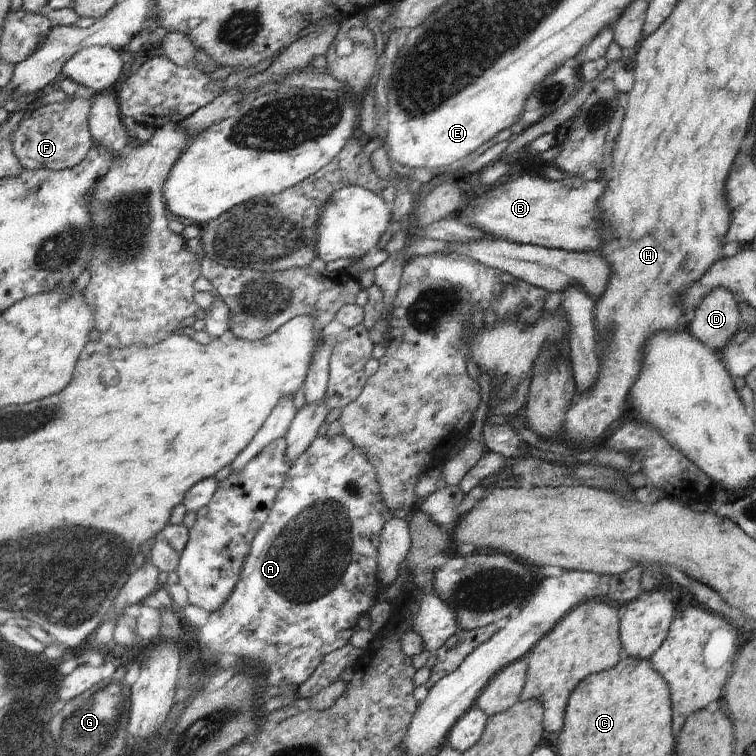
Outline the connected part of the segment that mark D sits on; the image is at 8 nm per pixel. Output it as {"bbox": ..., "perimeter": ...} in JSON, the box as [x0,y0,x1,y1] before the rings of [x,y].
{"bbox":[685,288,740,353],"perimeter":[[[723,288],[710,291],[693,310],[693,320],[685,329],[700,344],[718,353],[737,333],[740,322],[738,304]]]}

